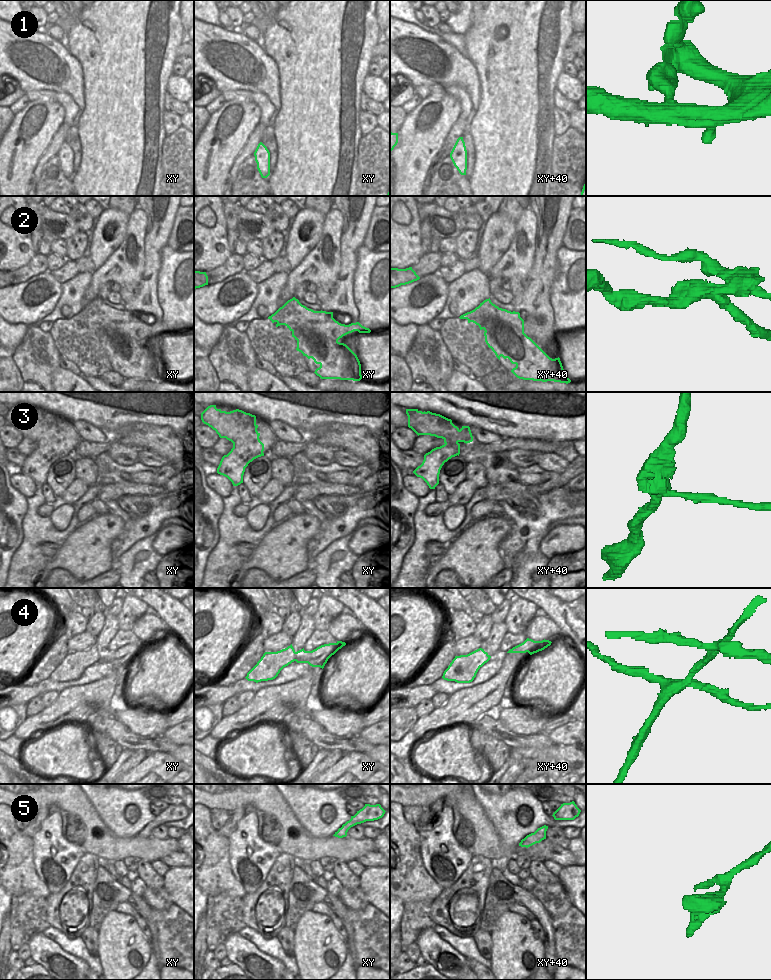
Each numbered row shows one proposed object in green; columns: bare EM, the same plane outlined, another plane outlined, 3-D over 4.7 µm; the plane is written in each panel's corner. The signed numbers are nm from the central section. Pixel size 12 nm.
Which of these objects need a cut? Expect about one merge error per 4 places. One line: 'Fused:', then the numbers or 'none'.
Fused: 2, 3, 4

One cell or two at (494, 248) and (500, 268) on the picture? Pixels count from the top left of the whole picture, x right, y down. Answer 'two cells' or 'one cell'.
two cells

